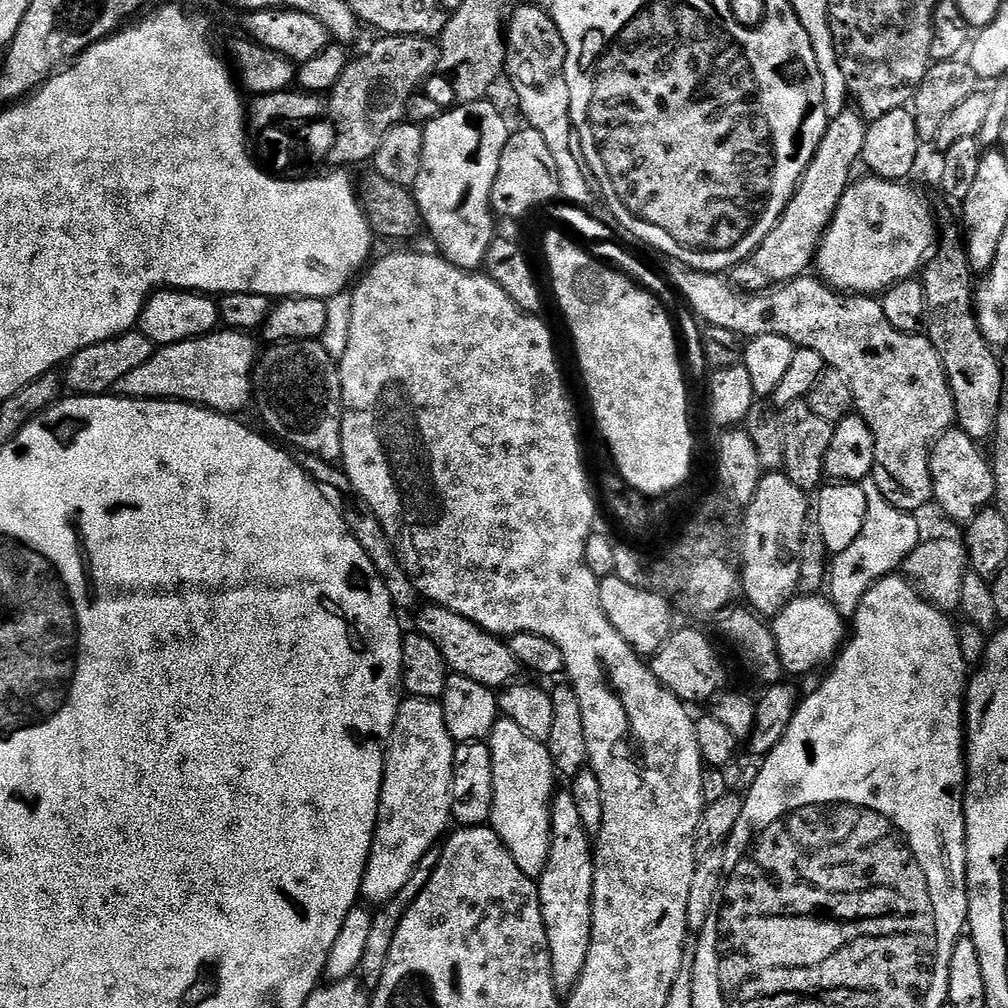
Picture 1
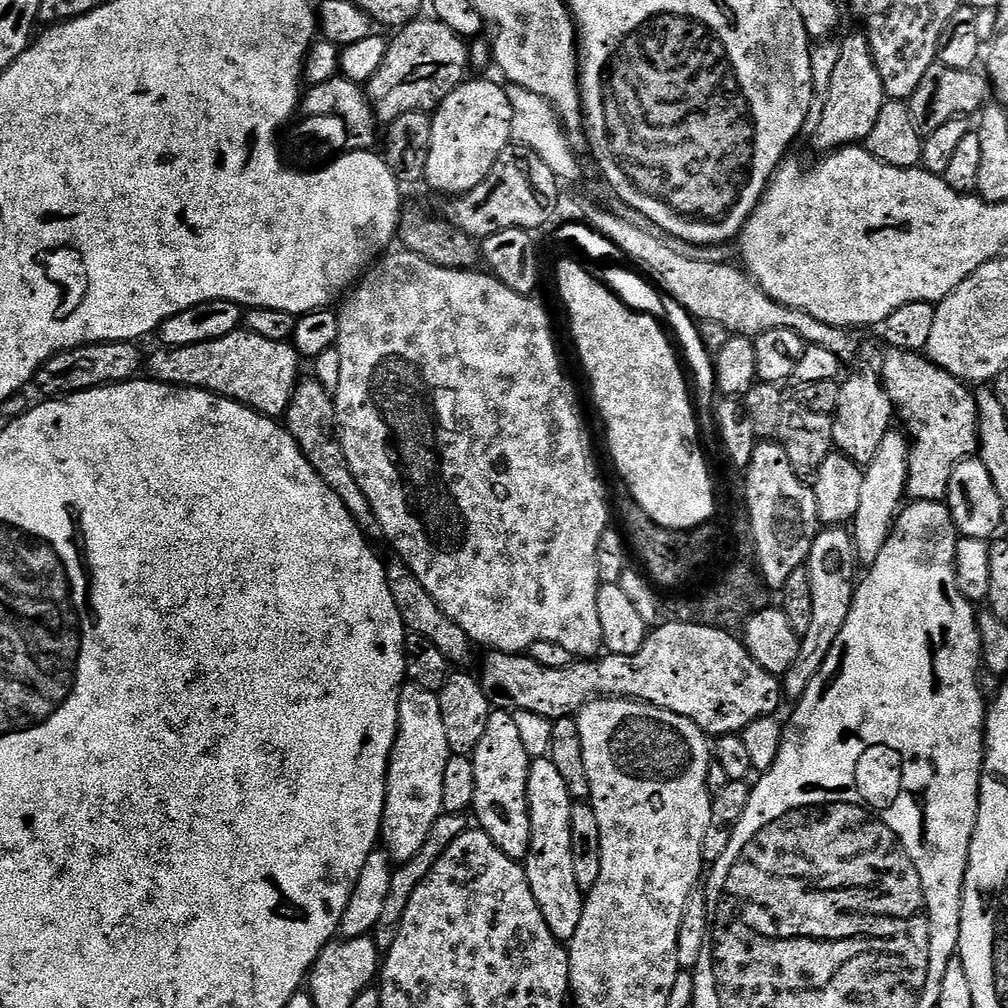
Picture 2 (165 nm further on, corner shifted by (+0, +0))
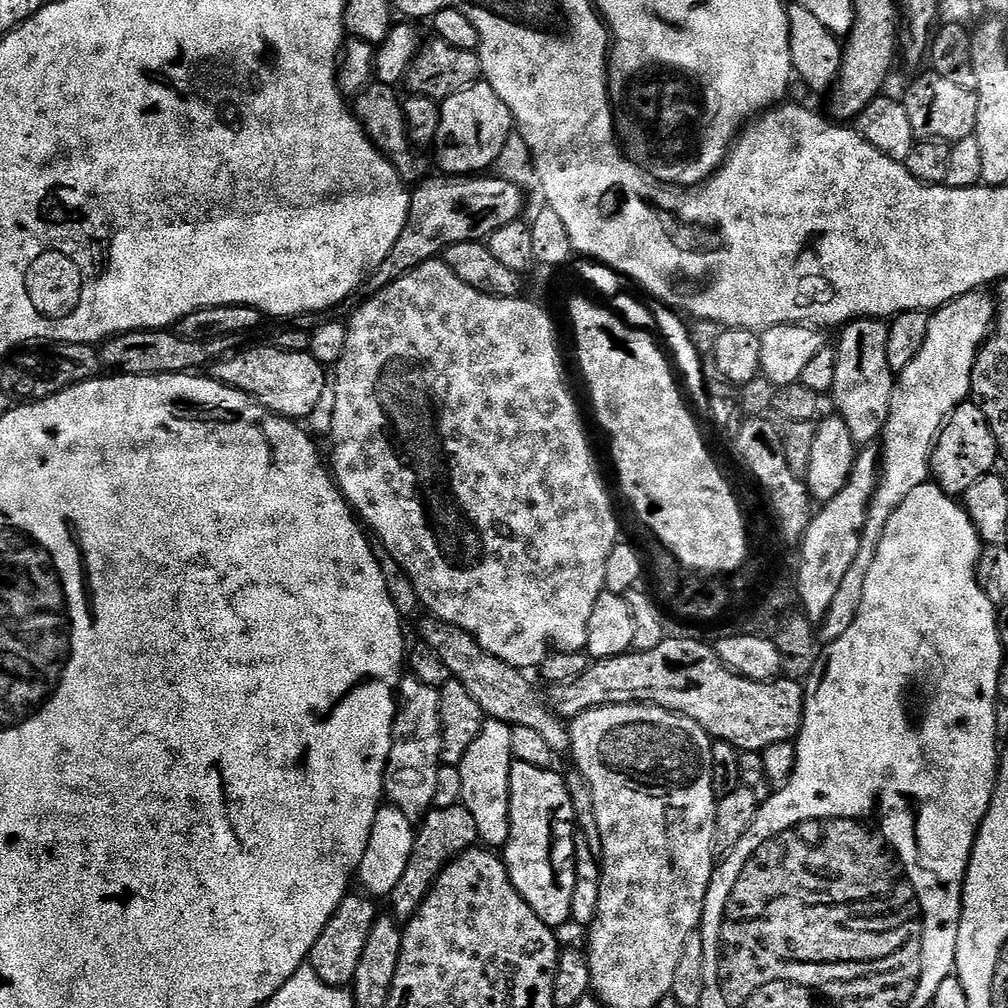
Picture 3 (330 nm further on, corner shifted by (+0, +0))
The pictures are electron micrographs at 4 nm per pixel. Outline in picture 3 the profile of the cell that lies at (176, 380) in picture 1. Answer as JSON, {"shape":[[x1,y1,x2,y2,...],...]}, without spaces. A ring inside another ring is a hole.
{"shape":[[275,346,248,348,245,352,237,350,223,360,215,361,210,368,211,379,245,392,269,412,286,416,293,422,303,421,314,406,318,406,318,398,322,398,322,390,326,387,324,372,325,365,319,364,309,352,290,354]]}

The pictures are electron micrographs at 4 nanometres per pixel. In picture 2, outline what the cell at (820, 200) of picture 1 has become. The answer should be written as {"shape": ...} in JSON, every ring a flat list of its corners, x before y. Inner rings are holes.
{"shape":[[856,30,856,32,852,32,849,34,848,37,845,38,844,41,839,41,838,44,838,63,834,66,834,75,830,78,830,90,826,90,826,94,822,97,822,103,824,104,821,106,819,105,818,108,818,116,820,112,820,121,816,124,816,133,812,136,812,144,814,147,820,151,820,154,827,154,829,152,834,152,838,148,850,148,856,145,859,145,867,136,870,134,870,130,874,130,874,121,878,118,878,113,882,111,882,106,885,102,885,95,884,95,884,87,882,86,882,78,878,75,878,68,874,66,874,58,872,57,872,51,870,50,870,46,868,45,868,40,864,37,863,31]]}

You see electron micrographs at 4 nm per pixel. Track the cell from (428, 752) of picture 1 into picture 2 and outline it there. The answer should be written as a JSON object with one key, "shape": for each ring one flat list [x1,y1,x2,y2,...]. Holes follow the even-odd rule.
{"shape":[[405,683,400,689,398,718,400,729,396,732,392,756,388,760,388,785,380,839,393,861,402,865,422,850,422,842,430,838,430,826,434,826,444,812,442,778,452,751,450,742,446,742,446,726,442,722,442,706,437,693,422,690,422,686,417,684]]}

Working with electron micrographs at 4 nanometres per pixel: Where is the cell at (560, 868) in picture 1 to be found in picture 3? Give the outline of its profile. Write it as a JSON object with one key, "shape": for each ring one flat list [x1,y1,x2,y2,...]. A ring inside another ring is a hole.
{"shape":[[513,760,510,770,510,838,503,846,502,859,508,868,510,882,514,882,514,890,522,894,530,910,534,910,534,914,538,914,538,918,553,930,560,930,572,918,570,905,574,899,577,835,574,802,570,802,564,776,552,768,539,768]]}

